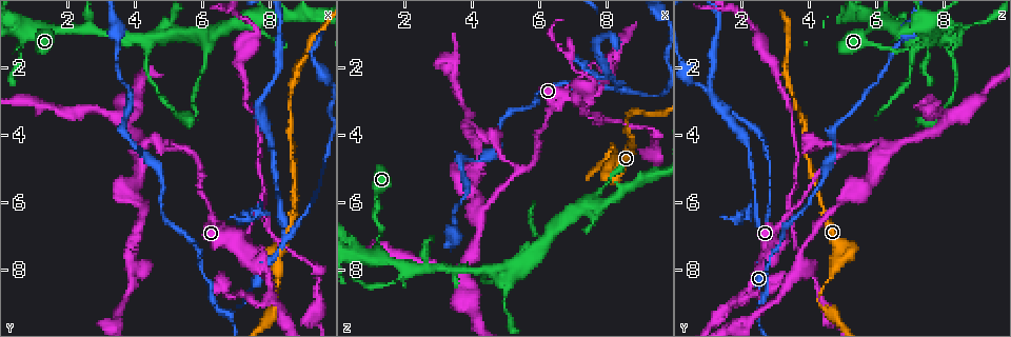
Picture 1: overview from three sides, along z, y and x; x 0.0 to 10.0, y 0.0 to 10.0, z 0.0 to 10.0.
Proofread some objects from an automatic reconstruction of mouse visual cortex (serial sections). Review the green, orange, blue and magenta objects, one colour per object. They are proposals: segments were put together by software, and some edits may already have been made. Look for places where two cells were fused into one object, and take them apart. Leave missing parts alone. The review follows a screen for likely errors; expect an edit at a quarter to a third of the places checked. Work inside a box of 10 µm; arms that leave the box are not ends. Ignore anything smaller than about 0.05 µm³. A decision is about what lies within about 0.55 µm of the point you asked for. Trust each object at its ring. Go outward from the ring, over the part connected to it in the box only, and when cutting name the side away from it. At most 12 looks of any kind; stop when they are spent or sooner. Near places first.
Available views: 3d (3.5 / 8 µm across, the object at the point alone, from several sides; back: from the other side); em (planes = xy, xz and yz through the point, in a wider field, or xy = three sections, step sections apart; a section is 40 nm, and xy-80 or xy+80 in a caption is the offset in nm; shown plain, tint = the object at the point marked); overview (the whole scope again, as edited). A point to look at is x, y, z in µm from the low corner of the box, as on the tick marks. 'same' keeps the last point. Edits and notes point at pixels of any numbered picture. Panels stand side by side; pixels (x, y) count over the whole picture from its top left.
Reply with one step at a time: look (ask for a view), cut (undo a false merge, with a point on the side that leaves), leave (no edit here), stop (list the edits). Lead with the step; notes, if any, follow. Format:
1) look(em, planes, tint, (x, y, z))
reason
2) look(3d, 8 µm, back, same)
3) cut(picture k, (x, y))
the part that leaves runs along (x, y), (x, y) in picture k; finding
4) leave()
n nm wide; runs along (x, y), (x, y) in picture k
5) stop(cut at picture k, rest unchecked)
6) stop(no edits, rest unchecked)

look(3d, 3.5 µm, back, (8.45, 7.25, 2.75))
branch point

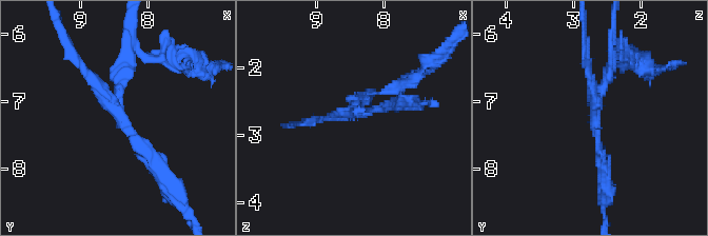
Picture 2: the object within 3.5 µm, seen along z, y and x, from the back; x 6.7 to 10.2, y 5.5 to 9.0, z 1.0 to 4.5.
look(em, xy, step 2, tint, (8.45, 7.20, 2.70))
3 arms; arms of 150, 150, 150 nm

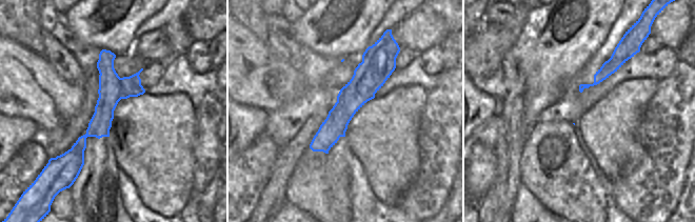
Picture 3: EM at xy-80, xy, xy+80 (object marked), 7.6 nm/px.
cut(picture 2, (611, 64))
the part that leaves runs along (601, 96), (612, 61), (612, 28) in picture 2; a second cell is stuck on

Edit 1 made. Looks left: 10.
look(3d, 8 µm, (8.15, 7.80, 4.90))
thick turns thin

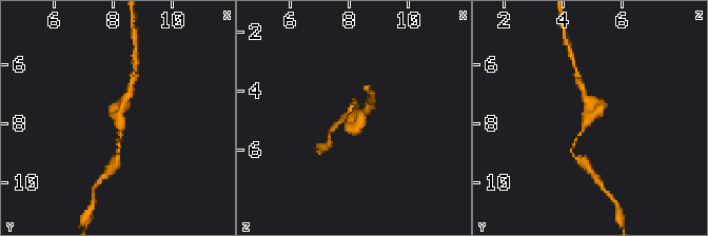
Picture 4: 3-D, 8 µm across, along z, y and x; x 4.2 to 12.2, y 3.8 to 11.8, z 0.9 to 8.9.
look(3d, 3.5 µm, same)

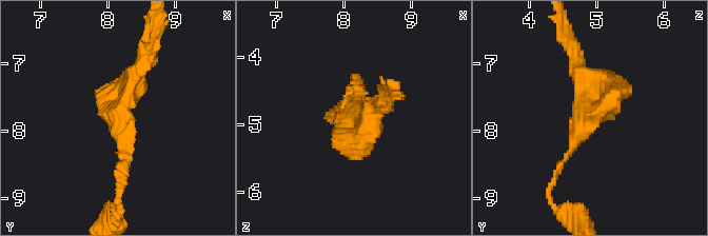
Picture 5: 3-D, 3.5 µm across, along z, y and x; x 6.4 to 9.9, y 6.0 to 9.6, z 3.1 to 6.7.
look(em, xy, step 1, tint, (8.10, 7.85, 4.85))

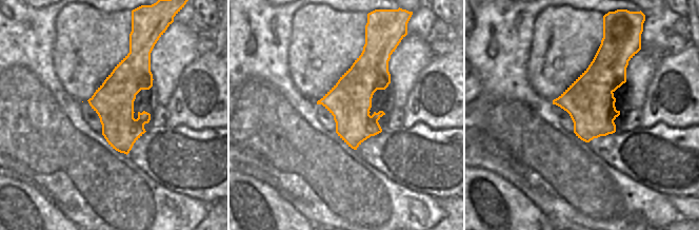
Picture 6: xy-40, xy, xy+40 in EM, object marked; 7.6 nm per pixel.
leave()
340 nm wide; runs along (578, 65), (597, 95), (554, 179) in picture 5; continuous, no second cell

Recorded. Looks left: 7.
look(em, xy, step 1, tint, (4.25, 4.35, 6.25))
abrupt turn

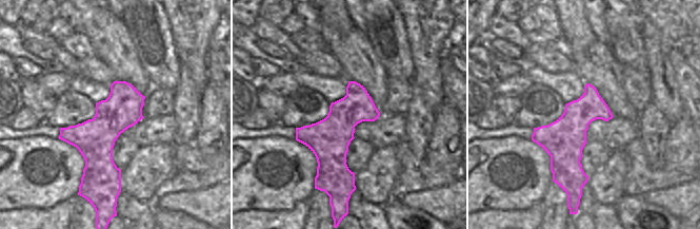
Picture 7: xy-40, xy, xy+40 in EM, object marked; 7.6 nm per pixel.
look(3d, 3.5 µm, same)

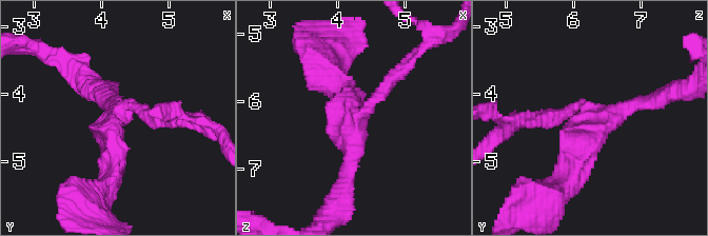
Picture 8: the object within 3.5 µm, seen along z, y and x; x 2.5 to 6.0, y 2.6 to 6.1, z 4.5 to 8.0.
leave()
runs along (162, 117), (120, 111), (111, 178) in picture 8; continuous, no second cell

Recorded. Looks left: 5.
look(3d, 8 µm, (4.15, 1.15, 8.10))
sharp bend

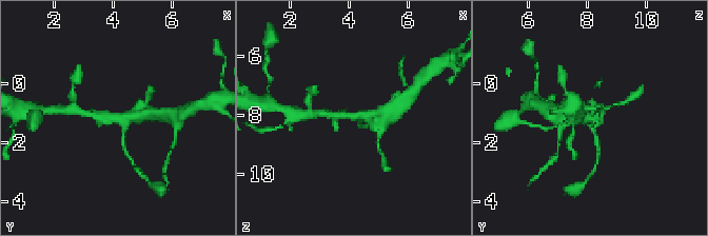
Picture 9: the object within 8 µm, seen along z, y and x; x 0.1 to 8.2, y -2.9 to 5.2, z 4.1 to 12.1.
look(em, xy, step 5, tint, same)
4 arms; arms of 200, 200, 250, 300 nm

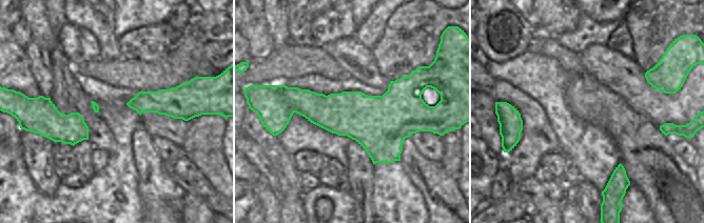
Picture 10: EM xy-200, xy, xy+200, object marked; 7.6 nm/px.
leave()
440 nm wide; runs along (87, 113), (99, 117), (148, 113) in picture 9; all the same cell

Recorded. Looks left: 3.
look(3d, 3.5 µm, (6.90, 9.25, 2.50))
sharp bend

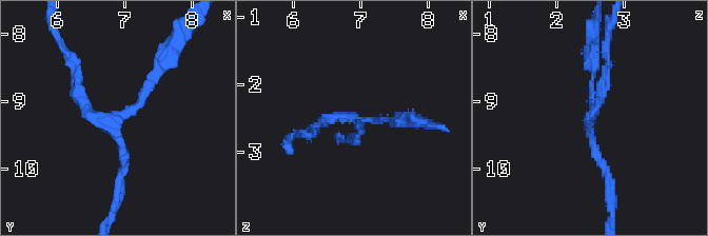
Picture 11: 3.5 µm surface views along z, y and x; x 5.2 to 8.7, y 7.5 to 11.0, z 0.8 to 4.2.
look(em, xy, step 1, tint, (6.85, 9.25, 2.50))

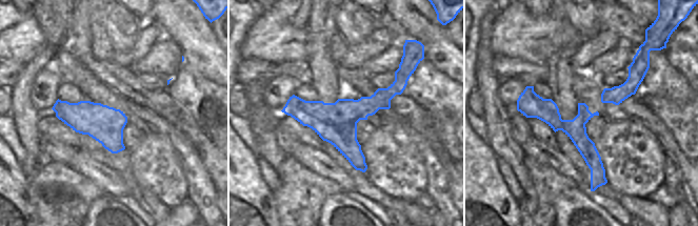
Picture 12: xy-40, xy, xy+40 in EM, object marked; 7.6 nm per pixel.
leave()
runs along (402, 73), (361, 109), (285, 109) in picture 12; one cell here

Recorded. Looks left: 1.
stop(cut at picture 2, rest unchecked)

